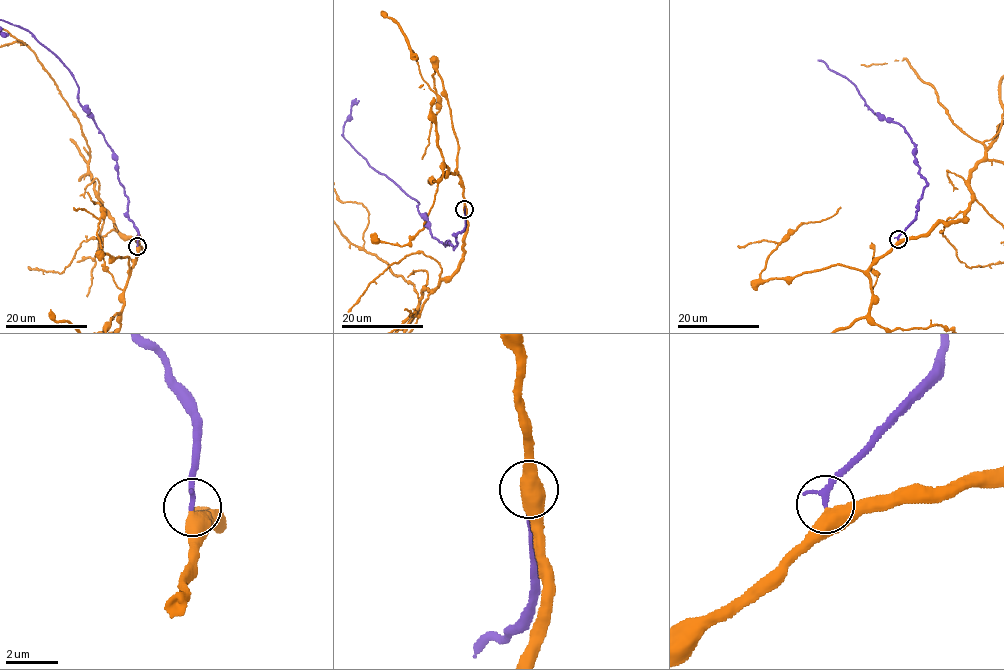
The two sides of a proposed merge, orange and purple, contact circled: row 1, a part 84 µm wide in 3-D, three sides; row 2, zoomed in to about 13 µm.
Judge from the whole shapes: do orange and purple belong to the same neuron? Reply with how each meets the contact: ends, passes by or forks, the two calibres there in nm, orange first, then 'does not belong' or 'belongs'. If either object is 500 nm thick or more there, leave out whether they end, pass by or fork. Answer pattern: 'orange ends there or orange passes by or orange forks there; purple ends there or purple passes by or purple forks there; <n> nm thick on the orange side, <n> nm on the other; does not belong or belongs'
orange passes by; purple ends there; 440 nm thick on the orange side, 220 nm on the other; belongs

